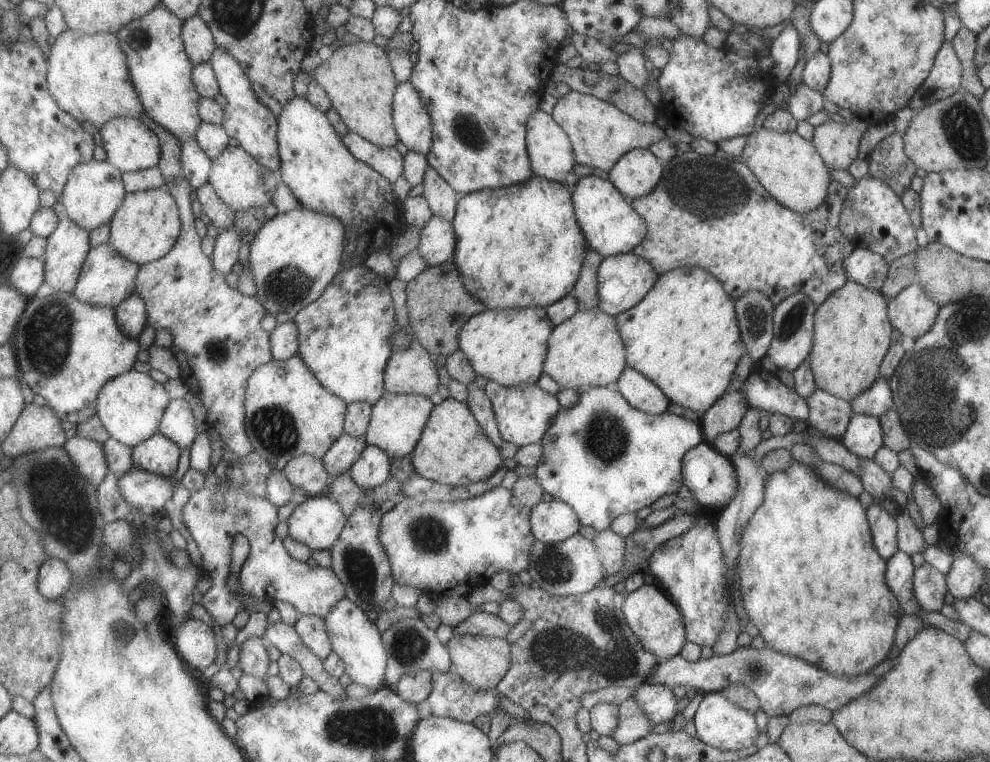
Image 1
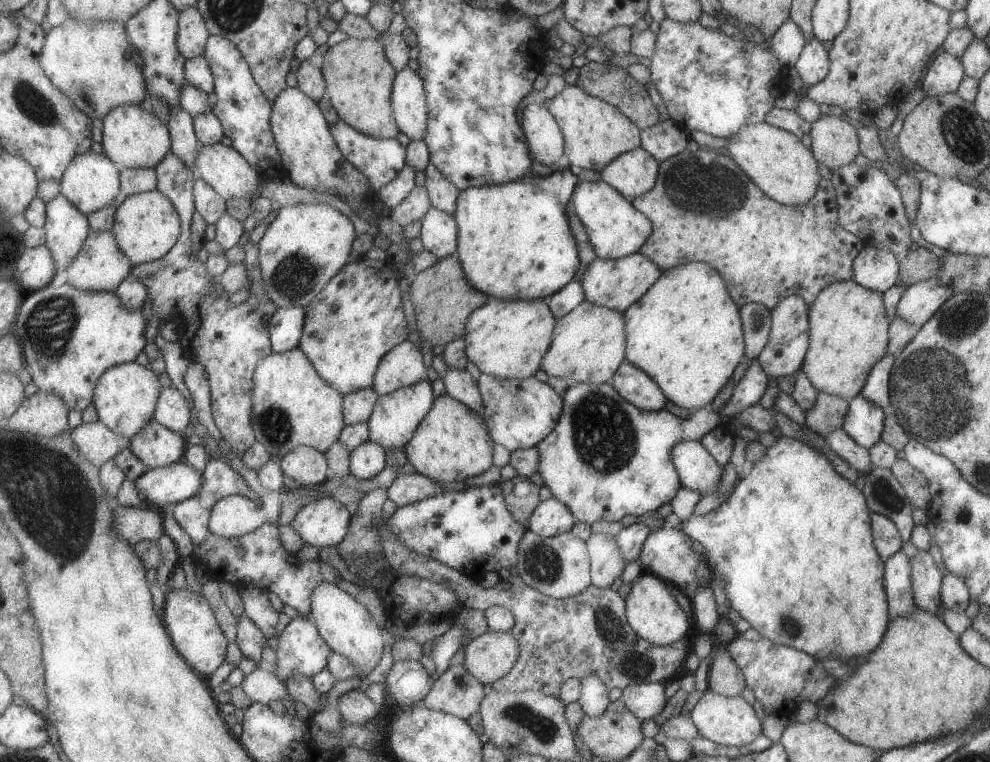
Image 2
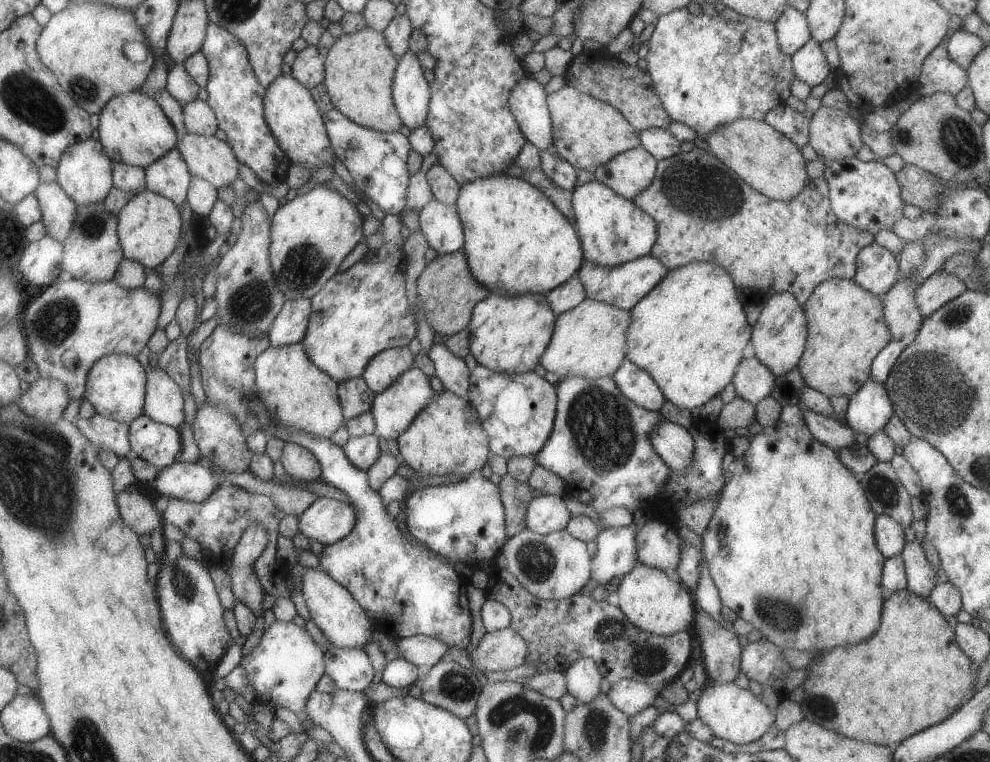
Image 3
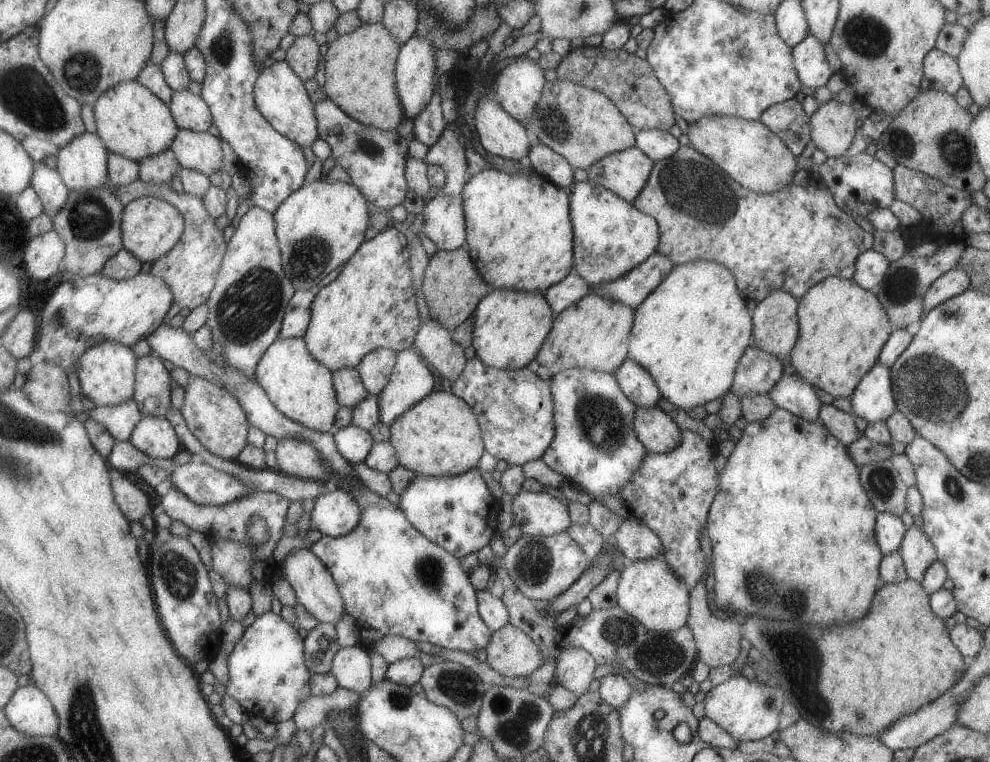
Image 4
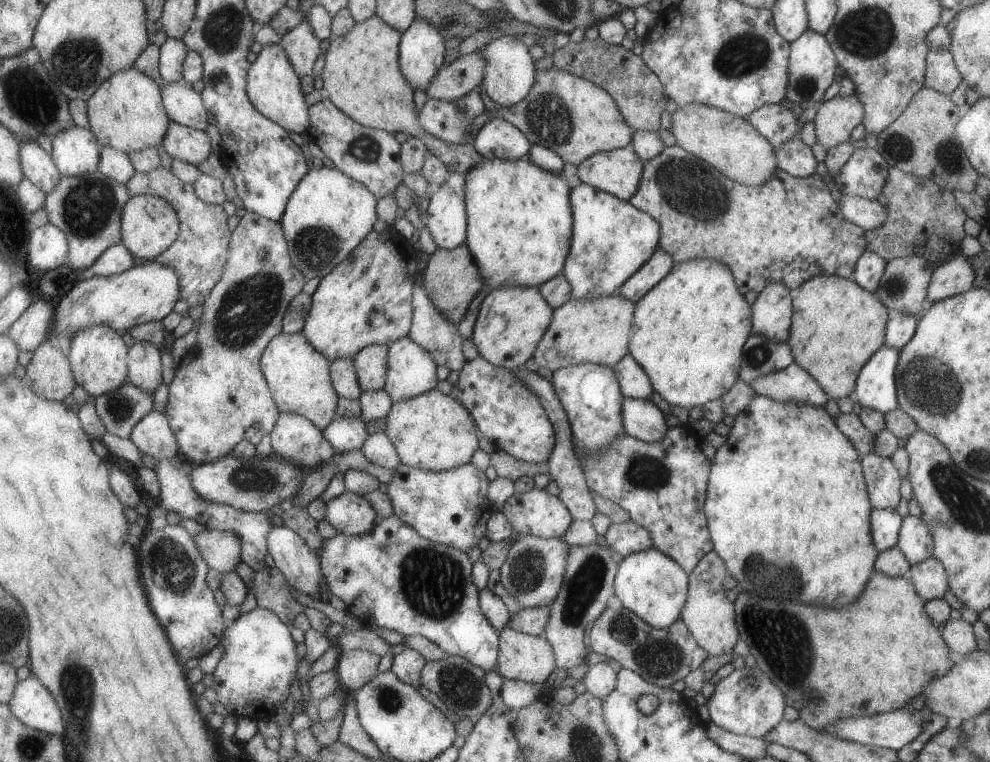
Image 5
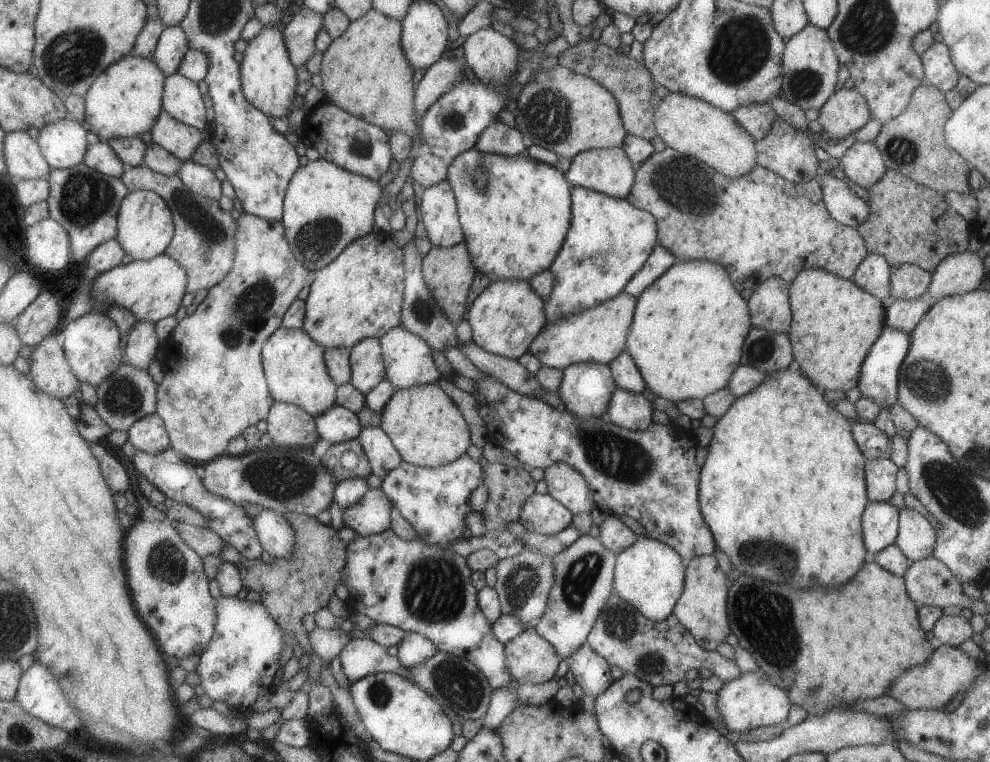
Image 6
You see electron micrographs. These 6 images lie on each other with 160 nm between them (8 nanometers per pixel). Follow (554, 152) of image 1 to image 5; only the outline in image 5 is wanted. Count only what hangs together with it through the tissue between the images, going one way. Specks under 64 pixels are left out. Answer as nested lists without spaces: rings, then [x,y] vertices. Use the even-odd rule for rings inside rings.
[[[501,34],[499,38],[484,44],[480,52],[485,58],[483,79],[480,84],[491,101],[501,108],[507,108],[523,100],[535,82],[534,60],[523,42],[515,35]]]

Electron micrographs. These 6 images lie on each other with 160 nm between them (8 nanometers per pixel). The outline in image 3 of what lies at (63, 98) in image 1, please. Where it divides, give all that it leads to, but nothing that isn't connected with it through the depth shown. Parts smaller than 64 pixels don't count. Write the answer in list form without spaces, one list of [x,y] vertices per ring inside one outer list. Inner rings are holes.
[[[72,2],[63,12],[52,14],[39,37],[38,51],[45,66],[55,72],[67,94],[87,112],[98,115],[110,98],[141,90],[151,66],[154,66],[154,55],[150,51],[142,62],[128,60],[121,48],[129,41],[141,42],[150,49],[149,40],[135,24],[131,9]]]

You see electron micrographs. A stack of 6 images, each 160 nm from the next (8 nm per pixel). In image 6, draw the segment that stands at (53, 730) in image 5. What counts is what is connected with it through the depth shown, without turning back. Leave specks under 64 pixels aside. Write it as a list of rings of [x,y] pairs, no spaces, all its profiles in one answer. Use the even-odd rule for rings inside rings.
[[[39,660],[22,676],[16,699],[35,718],[66,731],[81,730],[82,718],[78,715],[63,687],[52,670],[47,670]]]

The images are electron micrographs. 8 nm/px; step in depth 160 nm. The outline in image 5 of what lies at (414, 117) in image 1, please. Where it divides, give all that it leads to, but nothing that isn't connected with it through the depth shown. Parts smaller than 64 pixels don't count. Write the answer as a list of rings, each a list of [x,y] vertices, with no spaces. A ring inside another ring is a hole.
[[[414,18],[409,28],[401,33],[398,54],[399,71],[405,82],[412,91],[425,93],[425,88],[443,64],[444,41],[433,24]]]

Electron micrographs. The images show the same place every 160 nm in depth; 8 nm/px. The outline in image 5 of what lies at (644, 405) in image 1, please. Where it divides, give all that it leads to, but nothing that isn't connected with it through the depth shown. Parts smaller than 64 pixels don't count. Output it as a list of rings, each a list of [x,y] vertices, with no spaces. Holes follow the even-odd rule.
[[[628,353],[612,367],[612,370],[623,397],[648,400],[654,393],[645,372]]]

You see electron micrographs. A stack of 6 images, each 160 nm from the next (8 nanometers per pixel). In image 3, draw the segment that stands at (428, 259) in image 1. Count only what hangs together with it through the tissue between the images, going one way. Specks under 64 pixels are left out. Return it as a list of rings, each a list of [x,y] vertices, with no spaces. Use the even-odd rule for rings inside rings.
[[[432,198],[419,210],[418,224],[427,245],[436,254],[462,250],[464,234],[455,206],[447,206]]]

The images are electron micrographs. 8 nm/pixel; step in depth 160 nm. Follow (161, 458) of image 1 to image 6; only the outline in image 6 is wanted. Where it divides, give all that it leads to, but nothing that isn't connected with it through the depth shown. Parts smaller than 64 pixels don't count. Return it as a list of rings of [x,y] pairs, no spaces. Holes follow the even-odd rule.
[[[156,412],[137,419],[126,433],[128,441],[142,453],[156,455],[170,447],[167,431]]]

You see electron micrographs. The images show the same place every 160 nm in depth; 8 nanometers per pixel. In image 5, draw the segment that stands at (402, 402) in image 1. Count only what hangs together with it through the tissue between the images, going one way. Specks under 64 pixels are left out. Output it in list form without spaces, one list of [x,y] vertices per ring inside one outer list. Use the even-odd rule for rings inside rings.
[[[408,336],[387,346],[384,388],[391,403],[436,389],[436,365],[427,350]]]

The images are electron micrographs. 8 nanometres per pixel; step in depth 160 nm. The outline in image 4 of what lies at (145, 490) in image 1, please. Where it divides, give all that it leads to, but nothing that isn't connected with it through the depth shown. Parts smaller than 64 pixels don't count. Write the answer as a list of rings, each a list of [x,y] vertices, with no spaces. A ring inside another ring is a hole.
[[[199,460],[181,464],[168,473],[171,484],[199,505],[223,506],[243,498],[245,494],[255,494],[255,490],[245,486],[241,480]]]

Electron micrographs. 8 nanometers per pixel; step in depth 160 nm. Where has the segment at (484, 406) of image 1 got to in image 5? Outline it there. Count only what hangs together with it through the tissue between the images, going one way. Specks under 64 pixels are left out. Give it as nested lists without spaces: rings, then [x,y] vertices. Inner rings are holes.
[[[416,284],[411,290],[411,310],[411,327],[408,331],[408,338],[415,344],[419,344],[423,350],[427,350],[435,365],[444,366],[450,371],[459,371],[466,362],[461,351],[461,336],[456,326],[448,322],[433,306],[422,286]]]

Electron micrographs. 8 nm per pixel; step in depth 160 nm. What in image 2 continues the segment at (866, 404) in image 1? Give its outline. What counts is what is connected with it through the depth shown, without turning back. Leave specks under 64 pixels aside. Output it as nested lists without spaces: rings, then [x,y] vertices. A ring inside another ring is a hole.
[[[885,354],[879,362],[875,362],[863,389],[859,392],[861,398],[881,409],[889,404],[889,374],[893,360],[893,354]]]

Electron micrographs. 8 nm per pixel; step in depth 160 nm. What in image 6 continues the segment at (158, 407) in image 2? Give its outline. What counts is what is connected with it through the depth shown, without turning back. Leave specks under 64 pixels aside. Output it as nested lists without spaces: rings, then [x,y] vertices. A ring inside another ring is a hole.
[[[149,321],[135,322],[126,334],[124,360],[128,365],[147,371],[155,359],[158,335]]]

